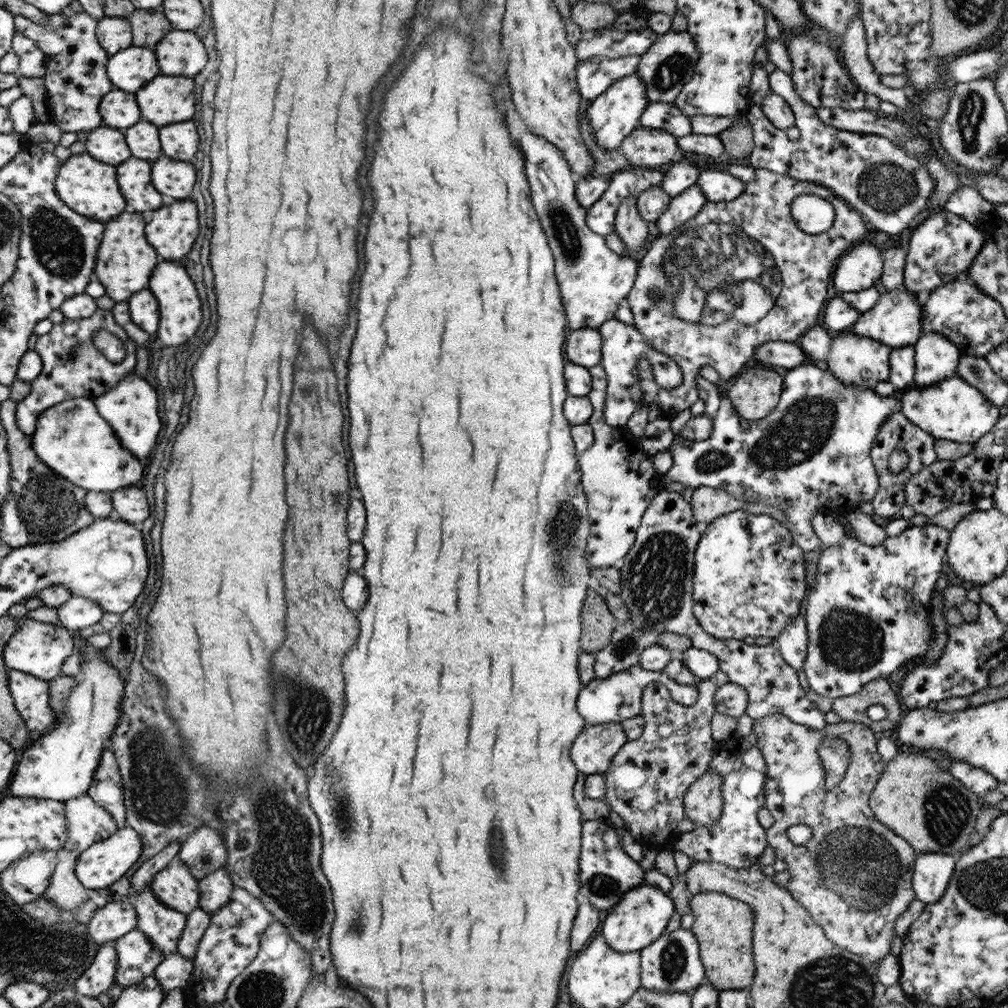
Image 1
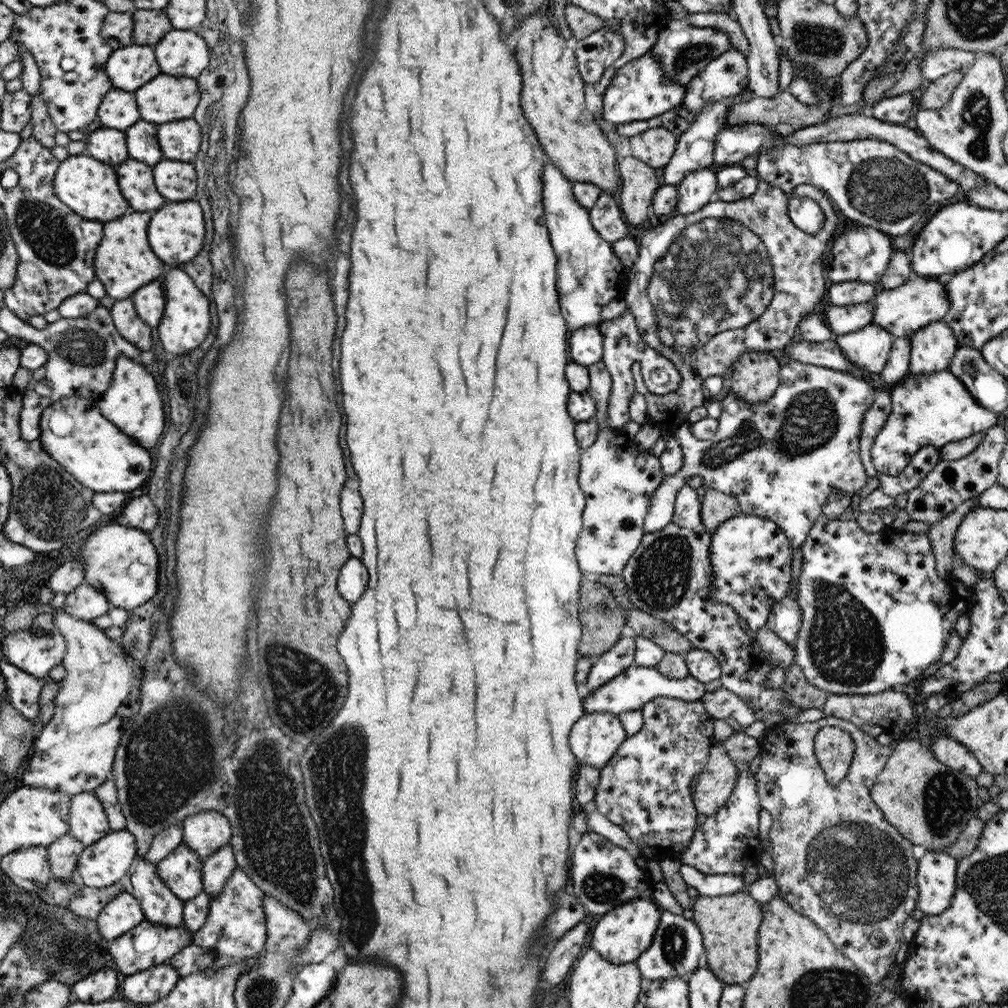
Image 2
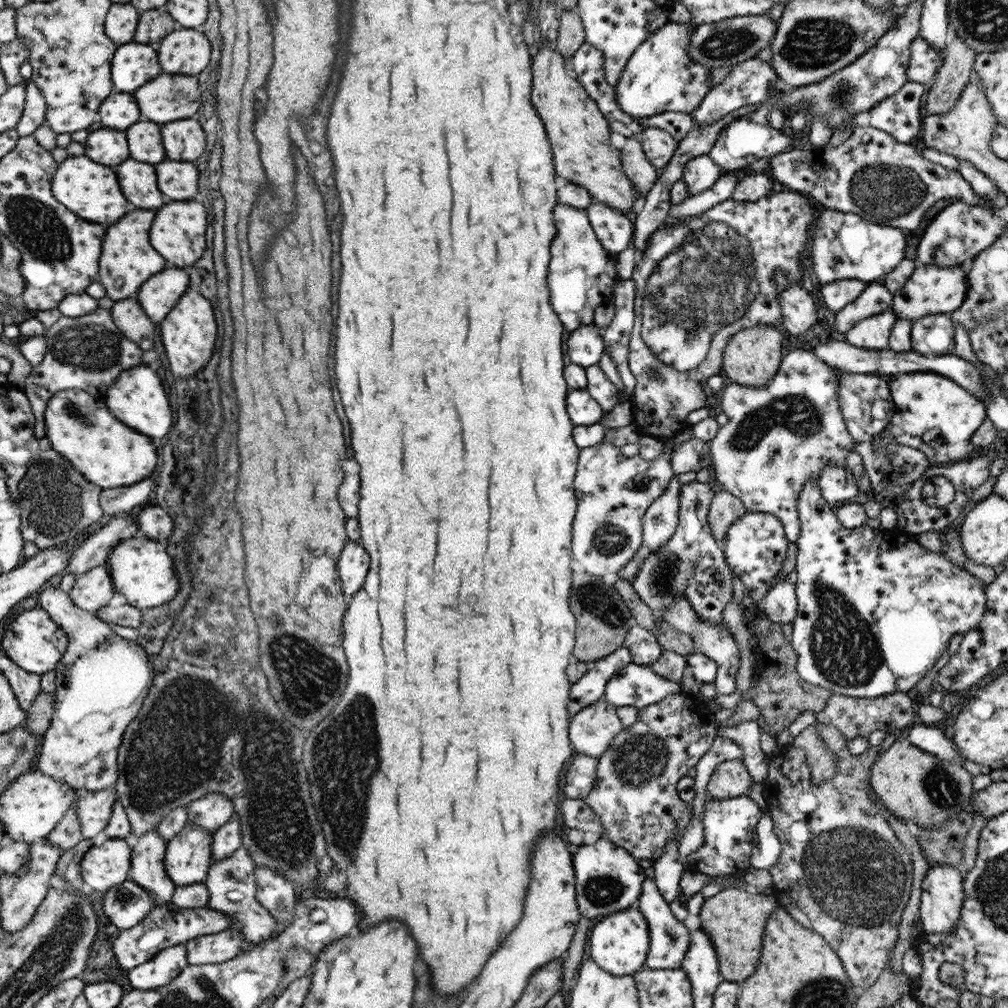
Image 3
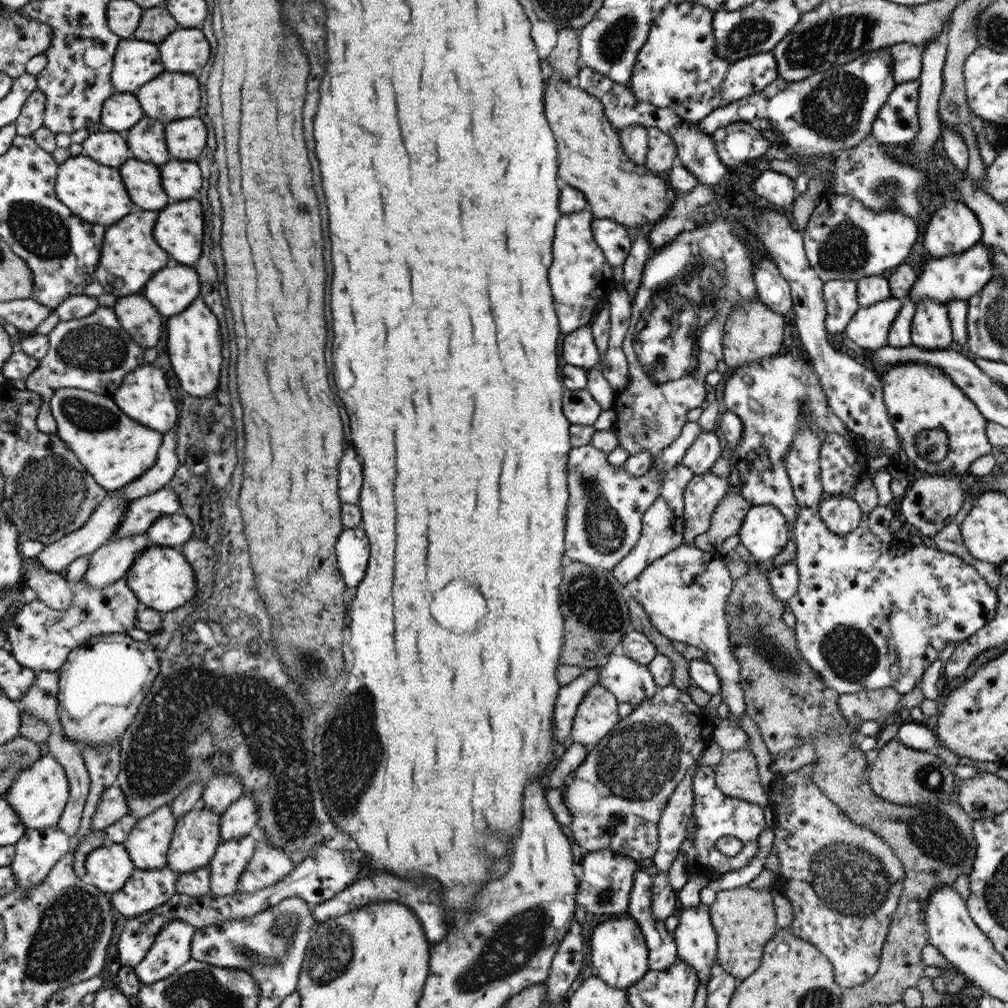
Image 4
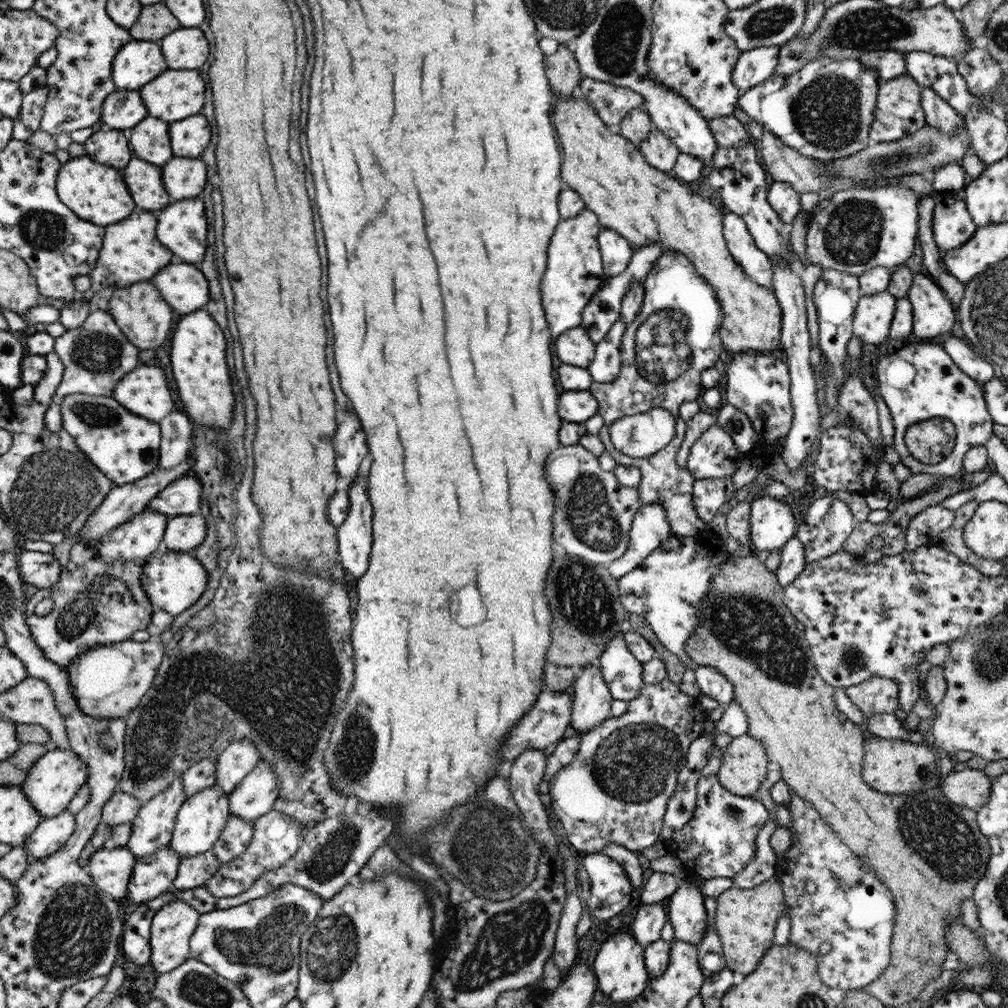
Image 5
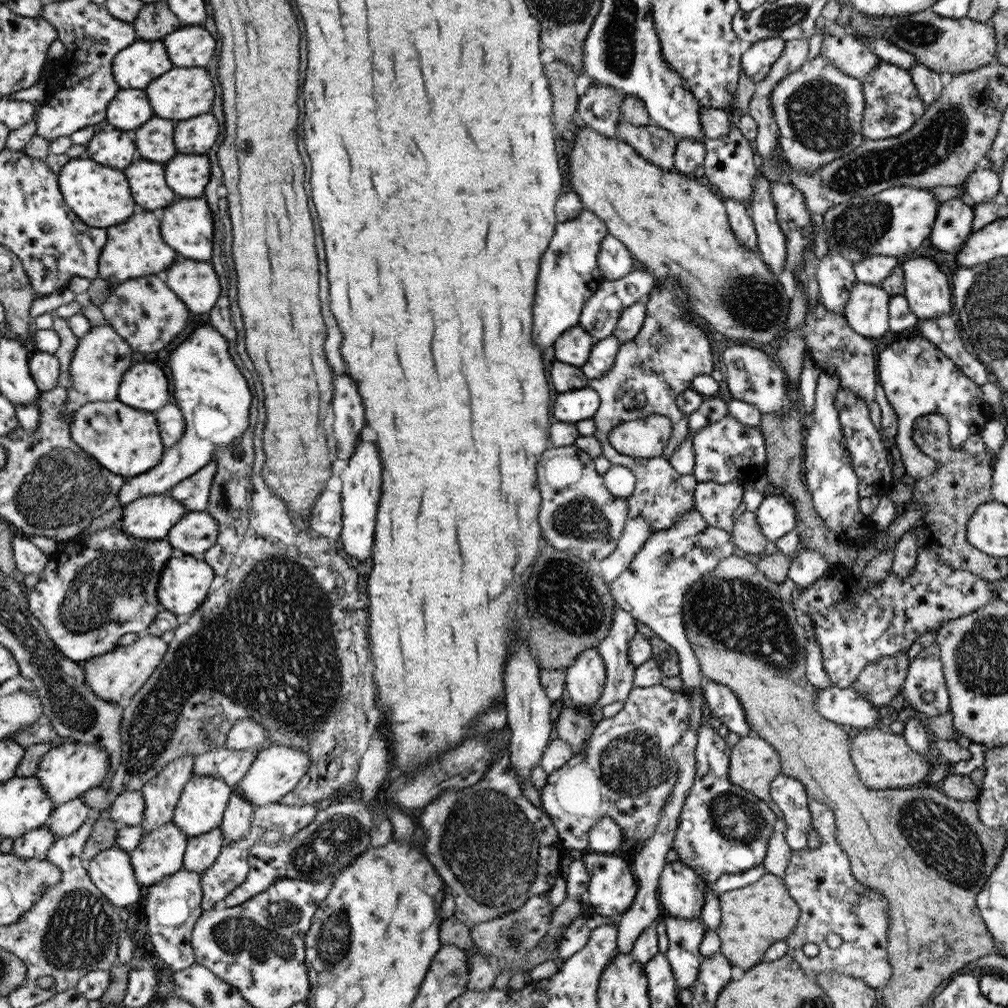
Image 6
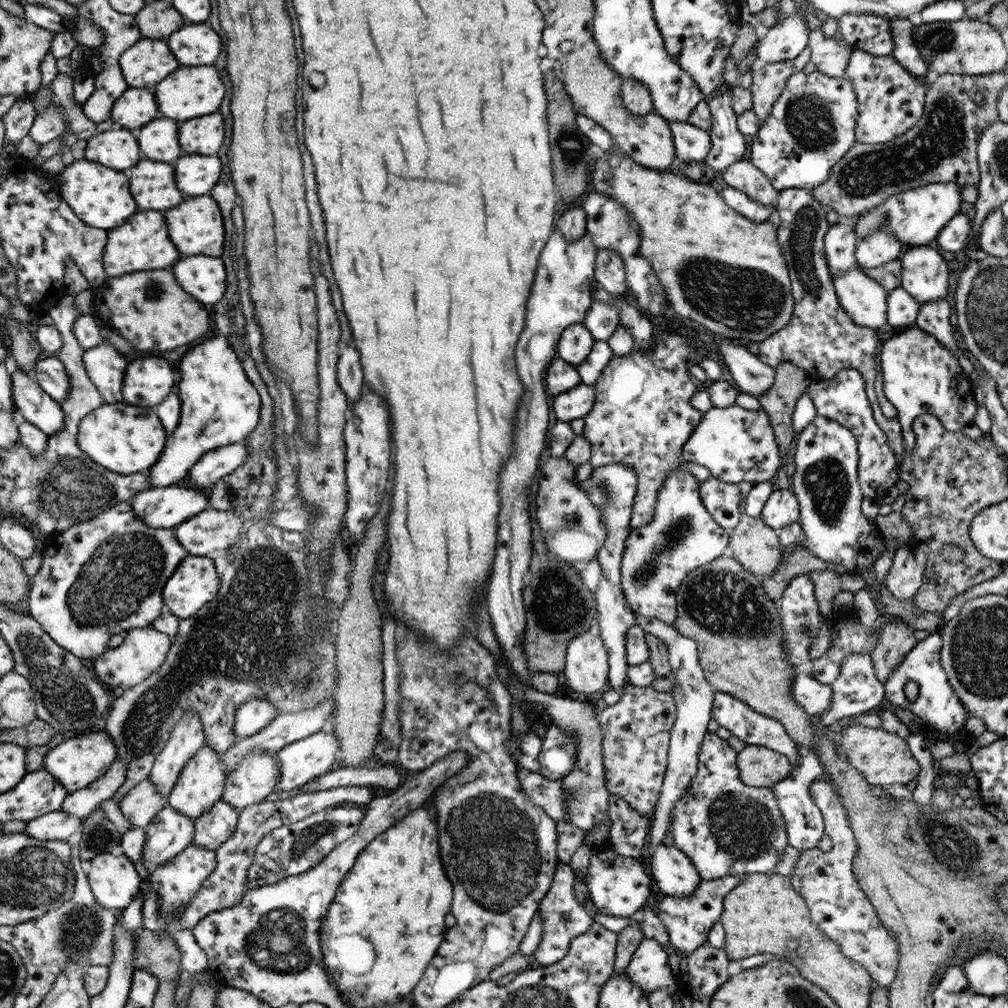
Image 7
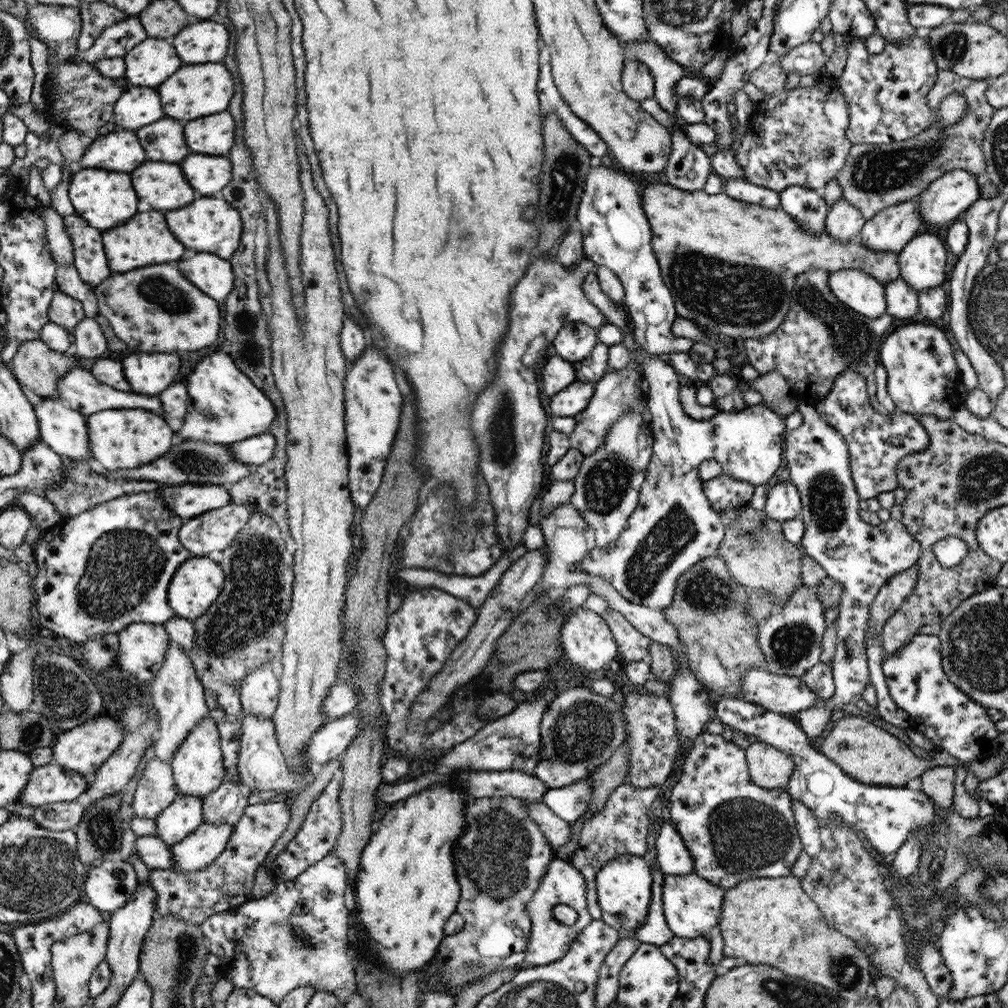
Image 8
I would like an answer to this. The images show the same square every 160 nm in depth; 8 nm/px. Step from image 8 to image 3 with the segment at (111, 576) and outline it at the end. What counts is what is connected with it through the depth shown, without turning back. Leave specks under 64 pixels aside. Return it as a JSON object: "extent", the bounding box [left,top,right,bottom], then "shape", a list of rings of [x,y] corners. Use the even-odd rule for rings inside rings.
{"extent":[2,606,69,675],"shape":[[[40,606],[25,610],[8,626],[3,637],[2,648],[10,660],[15,661],[26,672],[43,675],[59,667],[62,655],[68,650],[69,637]]]}

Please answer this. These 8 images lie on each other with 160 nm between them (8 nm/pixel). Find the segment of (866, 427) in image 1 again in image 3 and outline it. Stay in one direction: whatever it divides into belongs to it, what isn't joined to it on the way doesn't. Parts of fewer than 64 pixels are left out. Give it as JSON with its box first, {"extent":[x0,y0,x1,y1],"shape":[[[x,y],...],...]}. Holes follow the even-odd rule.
{"extent":[620,347,855,582],"shape":[[[808,347],[794,350],[783,355],[778,372],[765,386],[742,386],[735,382],[724,386],[721,408],[728,422],[719,427],[712,440],[707,441],[712,461],[707,467],[712,468],[713,483],[736,496],[747,512],[769,512],[776,516],[789,543],[796,543],[800,537],[798,497],[804,483],[819,479],[826,465],[847,466],[848,454],[855,446],[841,411],[839,378],[835,370]],[[697,472],[675,475],[664,493],[646,510],[643,516],[642,546],[621,571],[620,579],[632,582],[641,567],[641,562],[651,553],[665,545],[676,532],[679,524],[680,488],[696,481]]]}

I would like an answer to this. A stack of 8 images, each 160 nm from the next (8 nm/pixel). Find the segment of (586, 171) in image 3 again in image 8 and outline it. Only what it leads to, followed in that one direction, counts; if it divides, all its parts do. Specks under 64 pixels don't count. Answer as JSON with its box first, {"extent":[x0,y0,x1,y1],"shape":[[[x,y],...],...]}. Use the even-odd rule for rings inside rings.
{"extent":[641,181,900,339],"shape":[[[646,181],[641,188],[641,197],[642,208],[652,229],[652,250],[662,280],[672,295],[677,316],[735,339],[765,337],[777,330],[788,314],[789,292],[792,292],[795,278],[801,272],[816,268],[830,273],[858,269],[883,285],[900,277],[897,253],[870,250],[862,246],[858,238],[838,242],[825,231],[825,227],[822,227],[822,234],[807,232],[808,227],[800,225],[780,206],[766,208],[734,200],[724,192],[711,195],[703,188],[687,191],[670,183]]]}

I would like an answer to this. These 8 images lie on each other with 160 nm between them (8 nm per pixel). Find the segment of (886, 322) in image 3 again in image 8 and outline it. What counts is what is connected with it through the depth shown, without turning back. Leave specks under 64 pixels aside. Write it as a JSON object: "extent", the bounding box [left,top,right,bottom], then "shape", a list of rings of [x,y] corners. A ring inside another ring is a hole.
{"extent":[829,269,887,318],"shape":[[[842,269],[829,273],[832,294],[866,318],[880,318],[887,312],[885,285],[867,272]]]}

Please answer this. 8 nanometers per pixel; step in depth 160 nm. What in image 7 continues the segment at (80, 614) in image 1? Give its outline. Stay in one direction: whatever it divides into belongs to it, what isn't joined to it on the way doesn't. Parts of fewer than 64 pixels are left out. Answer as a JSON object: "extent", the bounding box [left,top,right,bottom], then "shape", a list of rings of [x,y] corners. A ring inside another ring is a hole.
{"extent":[130,487,208,529],"shape":[[[172,487],[147,489],[138,492],[138,495],[130,499],[134,513],[137,514],[144,525],[154,529],[172,529],[186,522],[189,518],[208,509],[208,493],[196,489]]]}

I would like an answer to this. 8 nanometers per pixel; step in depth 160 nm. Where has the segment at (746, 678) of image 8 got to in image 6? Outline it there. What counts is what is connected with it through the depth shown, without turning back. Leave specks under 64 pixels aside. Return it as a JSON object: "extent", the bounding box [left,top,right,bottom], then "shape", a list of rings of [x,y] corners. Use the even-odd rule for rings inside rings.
{"extent":[817,686,880,730],"shape":[[[834,686],[817,688],[817,709],[828,720],[849,727],[855,726],[861,730],[864,728],[878,728],[878,722],[880,720],[878,708],[862,698],[851,686],[845,689]]]}

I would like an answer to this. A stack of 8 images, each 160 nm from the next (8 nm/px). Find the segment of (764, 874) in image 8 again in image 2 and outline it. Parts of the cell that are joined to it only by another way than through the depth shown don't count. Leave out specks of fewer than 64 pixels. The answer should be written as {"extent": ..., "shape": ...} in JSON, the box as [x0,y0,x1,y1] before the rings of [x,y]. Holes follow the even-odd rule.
{"extent":[681,763,762,876],"shape":[[[749,763],[740,766],[734,790],[728,802],[710,815],[691,836],[687,847],[681,852],[682,865],[693,866],[704,875],[734,874],[740,876],[744,868],[754,866],[758,854],[754,849],[760,845],[758,833],[759,812],[762,810],[755,776],[749,771]]]}

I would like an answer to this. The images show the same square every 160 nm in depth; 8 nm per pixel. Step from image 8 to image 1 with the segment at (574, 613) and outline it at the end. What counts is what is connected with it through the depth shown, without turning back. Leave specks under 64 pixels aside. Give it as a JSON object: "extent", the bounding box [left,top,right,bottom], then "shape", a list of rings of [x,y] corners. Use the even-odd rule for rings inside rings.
{"extent":[572,723,628,776],"shape":[[[621,723],[587,725],[572,747],[573,763],[584,776],[603,775],[609,770],[617,752],[628,743]]]}

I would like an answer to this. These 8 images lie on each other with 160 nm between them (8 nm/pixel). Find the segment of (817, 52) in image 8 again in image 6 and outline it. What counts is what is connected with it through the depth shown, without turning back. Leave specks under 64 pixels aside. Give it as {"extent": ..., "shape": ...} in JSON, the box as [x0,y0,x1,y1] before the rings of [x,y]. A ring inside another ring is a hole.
{"extent":[820,23,883,79],"shape":[[[828,23],[824,28],[824,40],[822,42],[820,56],[828,60],[832,66],[838,67],[845,75],[853,76],[857,79],[863,79],[873,68],[878,67],[883,61],[871,52],[871,50],[862,41],[855,39],[836,23]]]}

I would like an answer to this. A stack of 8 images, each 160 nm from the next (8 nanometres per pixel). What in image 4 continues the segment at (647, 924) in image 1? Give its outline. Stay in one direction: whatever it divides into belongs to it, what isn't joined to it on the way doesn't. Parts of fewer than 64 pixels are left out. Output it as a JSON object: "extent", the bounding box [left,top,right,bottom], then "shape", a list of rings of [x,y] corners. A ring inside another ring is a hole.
{"extent":[590,917,650,990],"shape":[[[632,917],[602,921],[594,928],[590,942],[592,966],[596,968],[598,978],[614,988],[627,990],[650,971],[645,936]]]}

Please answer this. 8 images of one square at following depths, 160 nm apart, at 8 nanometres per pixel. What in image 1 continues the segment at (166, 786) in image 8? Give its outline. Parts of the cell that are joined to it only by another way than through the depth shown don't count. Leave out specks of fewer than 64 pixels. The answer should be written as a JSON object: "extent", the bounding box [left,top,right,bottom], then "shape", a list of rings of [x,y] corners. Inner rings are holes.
{"extent":[63,794,119,855],"shape":[[[88,794],[68,799],[63,803],[68,814],[69,835],[65,850],[79,855],[119,829],[114,816]]]}

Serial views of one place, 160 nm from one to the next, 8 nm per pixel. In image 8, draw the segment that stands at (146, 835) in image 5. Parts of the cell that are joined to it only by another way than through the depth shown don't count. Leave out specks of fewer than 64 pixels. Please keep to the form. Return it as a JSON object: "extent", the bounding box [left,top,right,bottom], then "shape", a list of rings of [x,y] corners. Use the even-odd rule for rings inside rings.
{"extent":[150,641,209,762],"shape":[[[171,641],[159,674],[150,682],[153,706],[159,713],[154,757],[162,762],[171,762],[184,740],[189,738],[205,716],[209,716],[209,705],[205,703],[205,687],[198,680],[196,668],[185,652],[179,644]]]}

